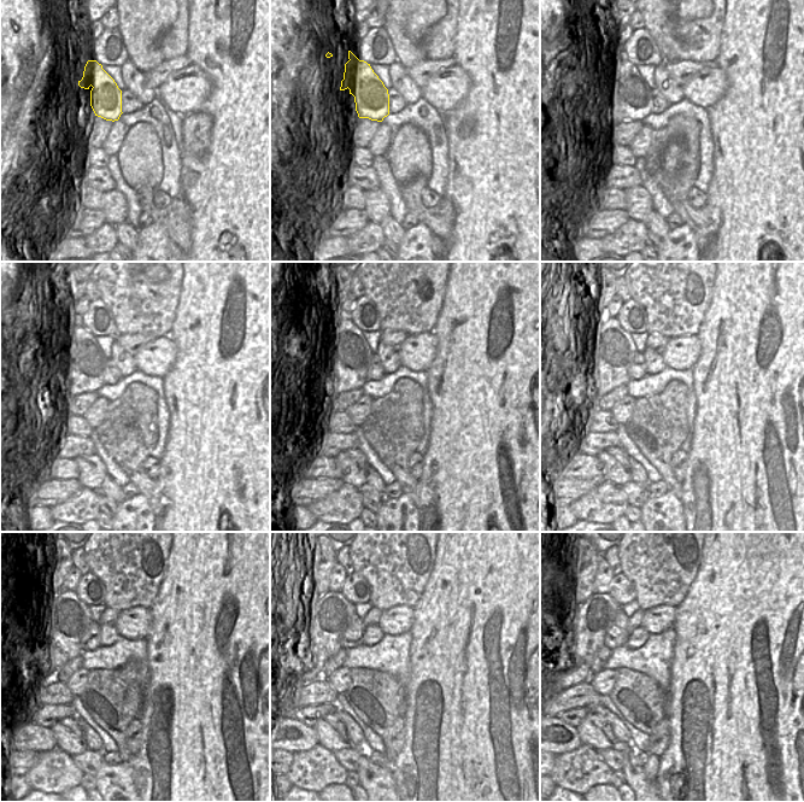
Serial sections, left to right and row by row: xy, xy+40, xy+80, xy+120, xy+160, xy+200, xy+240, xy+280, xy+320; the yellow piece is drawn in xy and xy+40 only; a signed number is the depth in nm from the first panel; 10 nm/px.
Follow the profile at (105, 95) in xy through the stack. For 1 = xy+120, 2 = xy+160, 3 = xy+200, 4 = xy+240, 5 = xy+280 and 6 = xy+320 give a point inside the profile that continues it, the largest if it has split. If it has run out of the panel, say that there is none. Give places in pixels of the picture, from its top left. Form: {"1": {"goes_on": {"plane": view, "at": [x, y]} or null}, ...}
{"1": {"goes_on": {"plane": "xy+120", "at": [77, 347]}}, "2": {"goes_on": {"plane": "xy+160", "at": [344, 345]}}, "3": {"goes_on": {"plane": "xy+200", "at": [612, 345]}}, "4": {"goes_on": {"plane": "xy+240", "at": [70, 615]}}, "5": {"goes_on": {"plane": "xy+280", "at": [332, 614]}}, "6": {"goes_on": {"plane": "xy+320", "at": [592, 616]}}}

